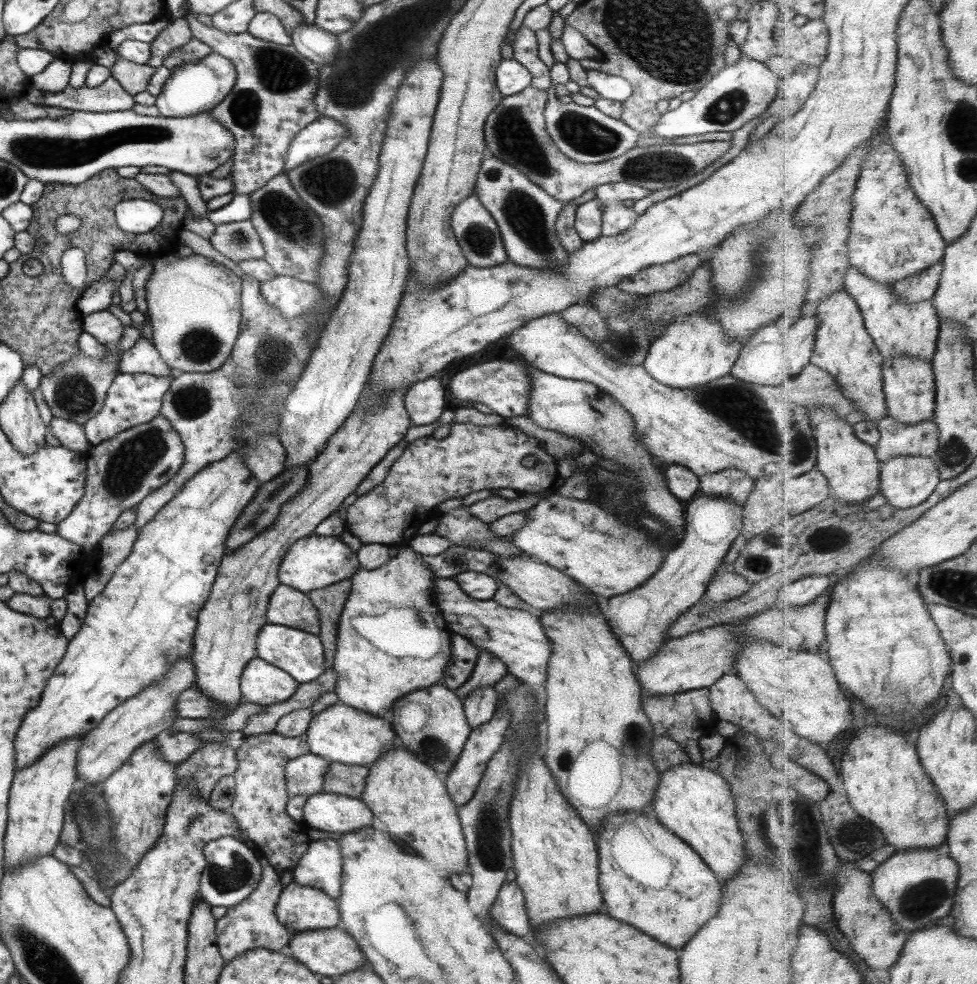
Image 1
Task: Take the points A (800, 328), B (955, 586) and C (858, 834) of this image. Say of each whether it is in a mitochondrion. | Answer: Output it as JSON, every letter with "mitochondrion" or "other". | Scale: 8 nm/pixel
{"A":"other","B":"mitochondrion","C":"mitochondrion"}

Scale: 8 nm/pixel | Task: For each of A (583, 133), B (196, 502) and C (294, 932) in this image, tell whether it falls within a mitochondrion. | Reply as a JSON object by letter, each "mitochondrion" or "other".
{"A":"mitochondrion","B":"other","C":"other"}

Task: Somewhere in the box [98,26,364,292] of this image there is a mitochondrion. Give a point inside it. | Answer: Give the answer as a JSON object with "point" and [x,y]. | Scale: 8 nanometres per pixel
{"point":[279,72]}

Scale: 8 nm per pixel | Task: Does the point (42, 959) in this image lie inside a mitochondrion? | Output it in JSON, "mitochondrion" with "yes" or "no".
{"mitochondrion":"yes"}

